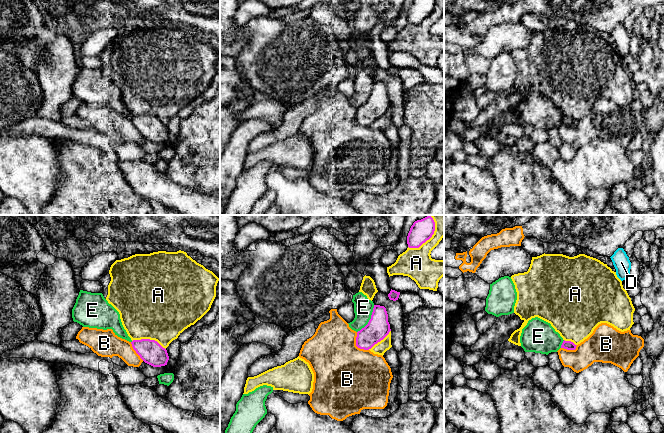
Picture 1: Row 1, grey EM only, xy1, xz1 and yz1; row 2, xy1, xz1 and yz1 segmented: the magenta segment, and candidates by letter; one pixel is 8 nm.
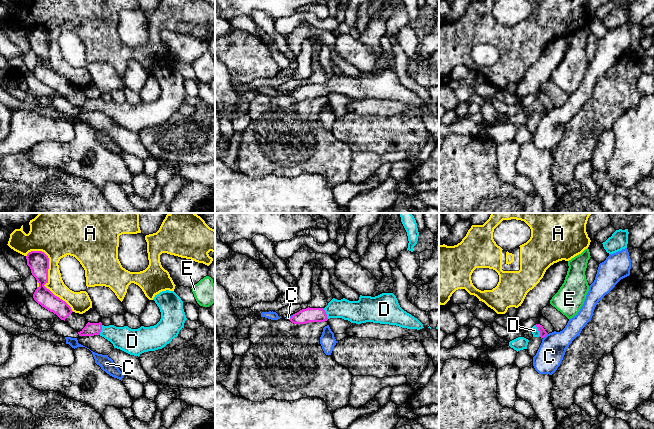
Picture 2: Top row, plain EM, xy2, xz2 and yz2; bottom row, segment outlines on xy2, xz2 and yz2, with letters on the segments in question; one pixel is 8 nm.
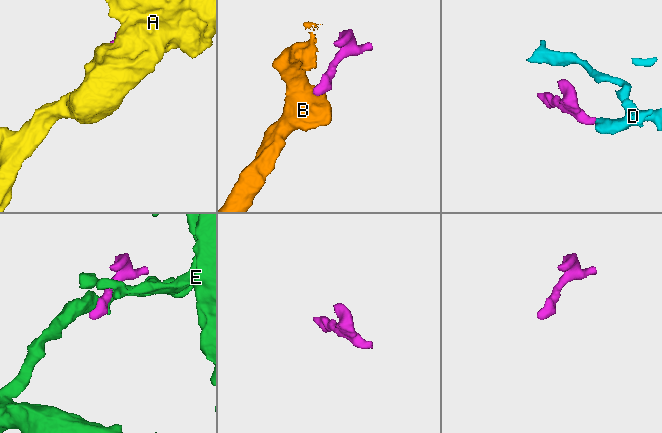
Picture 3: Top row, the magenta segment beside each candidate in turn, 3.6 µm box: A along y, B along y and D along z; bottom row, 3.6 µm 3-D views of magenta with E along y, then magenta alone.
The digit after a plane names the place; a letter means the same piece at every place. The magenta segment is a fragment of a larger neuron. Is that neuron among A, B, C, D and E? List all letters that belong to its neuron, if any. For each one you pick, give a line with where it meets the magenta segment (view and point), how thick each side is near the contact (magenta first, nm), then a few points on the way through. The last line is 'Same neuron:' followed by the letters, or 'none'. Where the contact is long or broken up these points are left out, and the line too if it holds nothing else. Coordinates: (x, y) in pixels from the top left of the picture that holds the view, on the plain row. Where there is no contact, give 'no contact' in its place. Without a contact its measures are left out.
D: meets magenta in yz2 at (538, 106); 60 nm thick on the magenta side, 60 nm on the other; runs through yz2 (543, 109), (538, 106), (534, 106)
Same neuron: D

